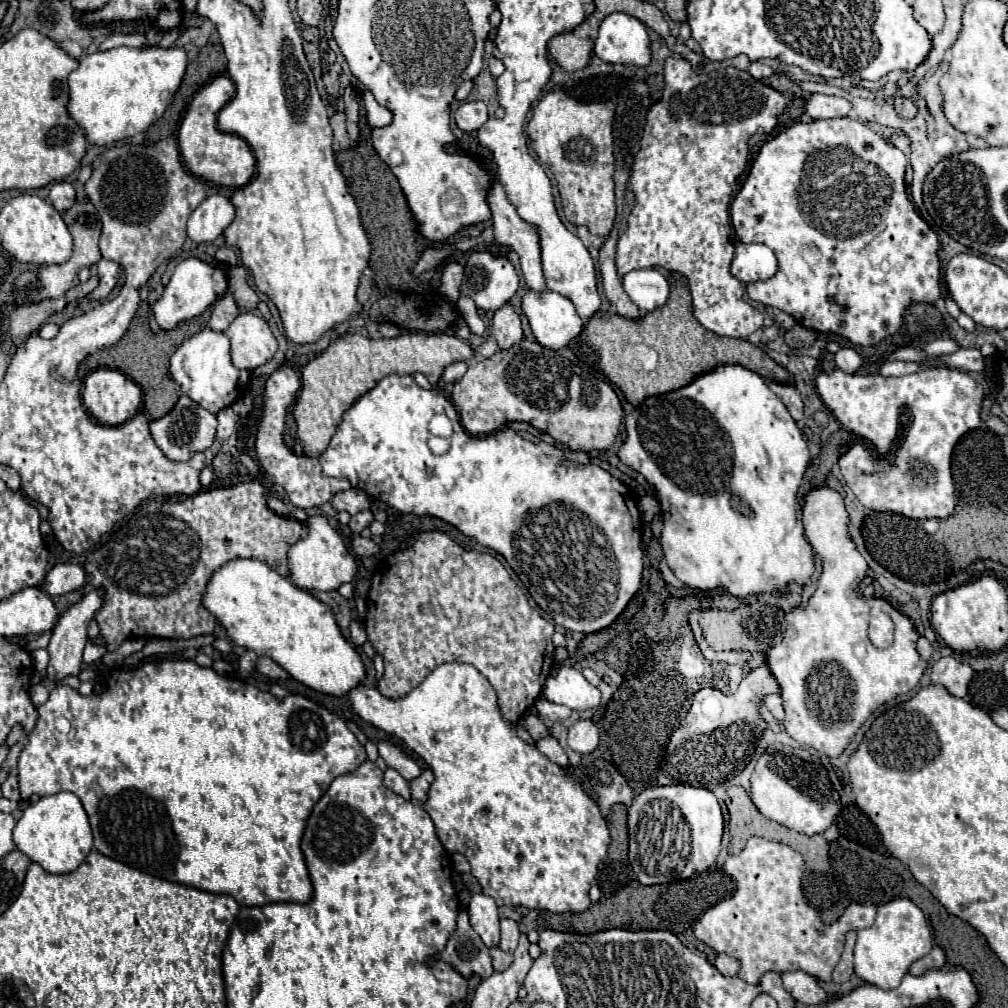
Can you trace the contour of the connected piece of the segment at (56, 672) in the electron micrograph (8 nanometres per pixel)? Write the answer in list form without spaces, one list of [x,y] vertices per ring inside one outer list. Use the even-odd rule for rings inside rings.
[[[90,591],[90,593],[84,593],[78,603],[68,607],[68,611],[58,619],[56,627],[52,629],[50,643],[48,643],[48,653],[50,653],[50,663],[48,663],[48,671],[46,671],[48,681],[54,683],[54,681],[60,681],[68,675],[78,675],[80,673],[82,649],[88,641],[86,629],[88,629],[88,623],[94,619],[98,607],[102,607],[102,591]]]

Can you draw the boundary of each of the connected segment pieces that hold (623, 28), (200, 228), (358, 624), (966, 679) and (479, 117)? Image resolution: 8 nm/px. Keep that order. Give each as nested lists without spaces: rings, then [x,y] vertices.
[[[626,13],[608,15],[594,39],[594,55],[604,63],[650,63],[648,29],[638,19]]]
[[[216,193],[206,197],[188,219],[188,237],[194,243],[210,243],[234,221],[236,207],[230,197]]]
[[[352,621],[350,623],[350,635],[352,635],[352,641],[356,645],[362,645],[366,641],[366,629],[364,629],[362,621]]]
[[[942,657],[932,667],[932,685],[942,685],[954,697],[966,697],[972,679],[972,667],[956,657]]]
[[[482,101],[460,103],[460,107],[454,113],[454,121],[464,133],[472,133],[472,131],[480,129],[486,123],[486,119],[488,119],[488,113],[486,113],[486,105]]]

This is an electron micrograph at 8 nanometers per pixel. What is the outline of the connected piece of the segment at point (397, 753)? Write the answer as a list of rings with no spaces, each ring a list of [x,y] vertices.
[[[380,741],[378,751],[380,751],[380,757],[386,761],[386,765],[396,769],[406,781],[412,781],[414,777],[418,777],[422,773],[422,769],[400,747],[396,747],[388,741]]]

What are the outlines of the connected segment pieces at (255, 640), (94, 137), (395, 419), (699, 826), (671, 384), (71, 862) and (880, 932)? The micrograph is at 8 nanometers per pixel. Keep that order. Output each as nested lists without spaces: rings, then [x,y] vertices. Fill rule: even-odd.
[[[234,559],[228,561],[220,571],[216,571],[206,587],[204,607],[224,625],[228,637],[236,645],[252,649],[256,655],[272,657],[296,681],[318,693],[346,697],[346,691],[350,691],[350,687],[358,687],[358,683],[366,679],[366,665],[356,647],[342,635],[332,607],[312,597],[308,591],[292,585],[290,579],[280,577],[274,569],[258,559]]]
[[[118,47],[86,55],[68,77],[66,111],[86,131],[92,145],[104,147],[132,137],[164,115],[184,77],[186,61],[184,49],[160,47]]]
[[[386,375],[384,379],[380,379],[376,383],[374,389],[366,391],[362,397],[358,397],[352,407],[342,415],[336,433],[332,435],[332,441],[328,445],[328,449],[320,455],[320,463],[322,463],[322,473],[326,477],[334,477],[334,479],[348,479],[350,485],[354,489],[362,489],[366,491],[372,499],[384,501],[388,507],[394,507],[400,513],[414,513],[414,515],[432,515],[438,519],[444,519],[446,523],[454,525],[458,531],[462,531],[466,537],[476,539],[480,545],[494,549],[496,553],[500,553],[508,565],[516,571],[516,575],[520,577],[520,581],[524,583],[524,587],[530,591],[532,599],[564,629],[568,631],[578,631],[578,633],[596,633],[604,627],[608,627],[628,605],[628,601],[634,597],[634,593],[640,589],[640,579],[642,579],[642,549],[640,549],[640,513],[636,507],[636,501],[630,497],[628,487],[624,483],[620,483],[618,479],[614,479],[610,473],[606,473],[604,469],[600,469],[598,465],[592,465],[590,459],[586,455],[574,455],[574,453],[564,453],[548,443],[530,443],[526,439],[522,439],[516,431],[512,429],[502,429],[496,431],[488,437],[482,439],[474,439],[472,435],[468,435],[464,431],[464,427],[460,425],[460,415],[458,411],[452,407],[452,403],[440,393],[440,391],[426,391],[422,387],[416,385],[412,375]],[[438,411],[444,411],[448,415],[448,419],[454,425],[454,433],[450,439],[450,449],[444,455],[434,455],[428,449],[428,423],[432,419],[432,415],[436,415]]]
[[[648,787],[628,809],[630,865],[642,885],[670,883],[708,871],[718,857],[724,819],[712,791],[704,787]],[[652,821],[652,829],[650,829]]]
[[[670,273],[668,281],[670,299],[666,305],[642,315],[640,319],[626,319],[616,313],[608,317],[608,313],[598,311],[584,325],[582,335],[570,341],[568,347],[580,357],[580,361],[588,361],[594,371],[604,373],[632,405],[638,405],[646,397],[680,389],[688,385],[694,375],[706,373],[726,363],[740,363],[742,367],[758,373],[764,379],[792,383],[792,375],[784,367],[774,363],[760,347],[744,339],[720,337],[712,331],[706,331],[692,315],[690,291],[684,275]]]
[[[62,791],[42,797],[38,803],[28,803],[14,827],[14,843],[48,873],[70,873],[78,869],[92,849],[92,831],[80,799],[74,793]]]
[[[894,899],[878,907],[878,915],[872,927],[860,929],[854,947],[854,973],[870,985],[880,989],[894,989],[908,973],[910,965],[934,947],[932,933],[924,913],[910,899]]]

